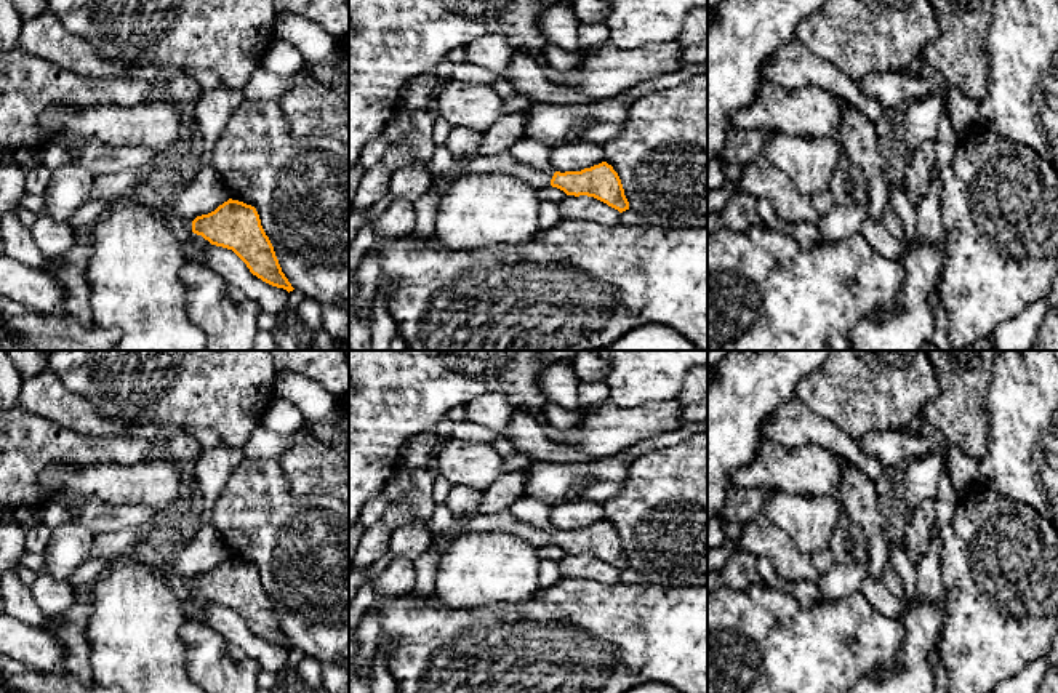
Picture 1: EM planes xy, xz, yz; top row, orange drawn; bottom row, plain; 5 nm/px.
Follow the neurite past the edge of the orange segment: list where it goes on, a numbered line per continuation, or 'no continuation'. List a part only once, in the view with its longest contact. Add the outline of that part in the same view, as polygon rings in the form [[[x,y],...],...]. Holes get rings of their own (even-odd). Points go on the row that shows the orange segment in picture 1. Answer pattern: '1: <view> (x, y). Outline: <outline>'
1: xz (504, 162). Outline: [[[509,150],[493,157],[475,155],[472,158],[458,160],[453,176],[472,173],[509,173],[530,184],[535,190],[551,186],[554,173],[538,171],[515,160]]]

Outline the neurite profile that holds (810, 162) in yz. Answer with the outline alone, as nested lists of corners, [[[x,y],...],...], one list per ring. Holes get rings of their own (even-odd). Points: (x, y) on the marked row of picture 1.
[[[775,133],[767,141],[762,155],[786,173],[800,194],[815,197],[829,190],[840,150],[834,138]]]

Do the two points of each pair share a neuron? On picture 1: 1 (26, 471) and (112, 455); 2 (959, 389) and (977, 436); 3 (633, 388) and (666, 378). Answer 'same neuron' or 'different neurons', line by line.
1: same neuron
2: same neuron
3: same neuron

